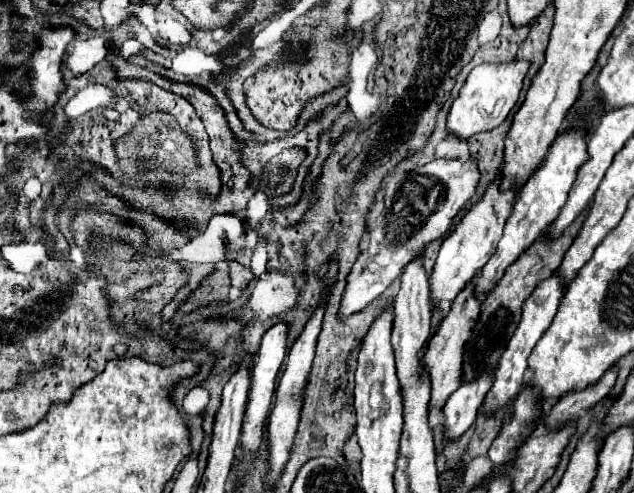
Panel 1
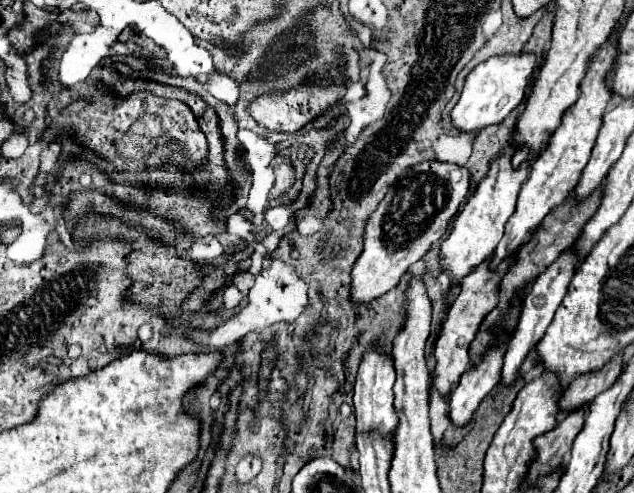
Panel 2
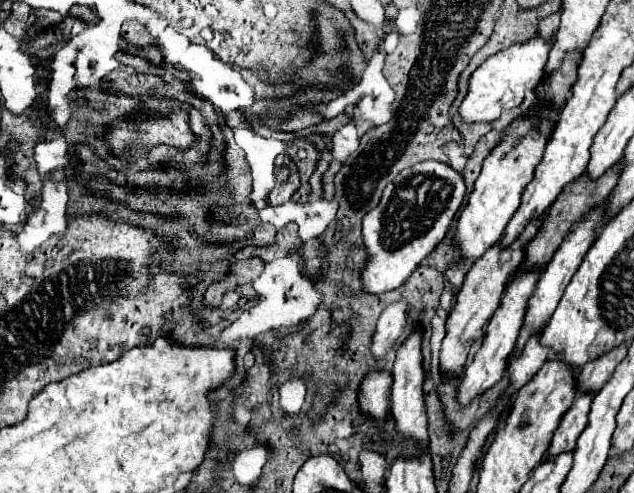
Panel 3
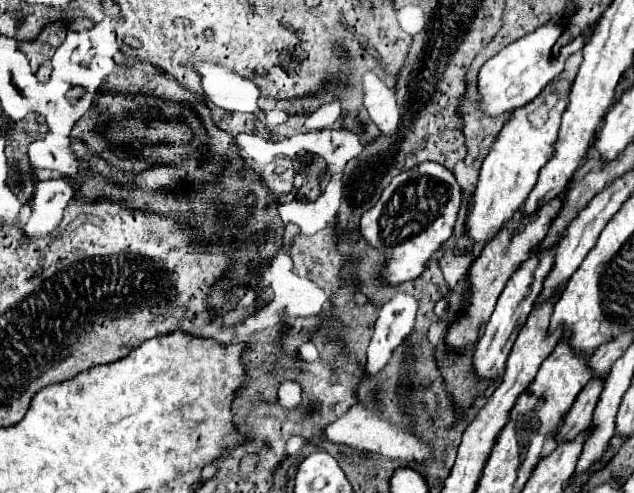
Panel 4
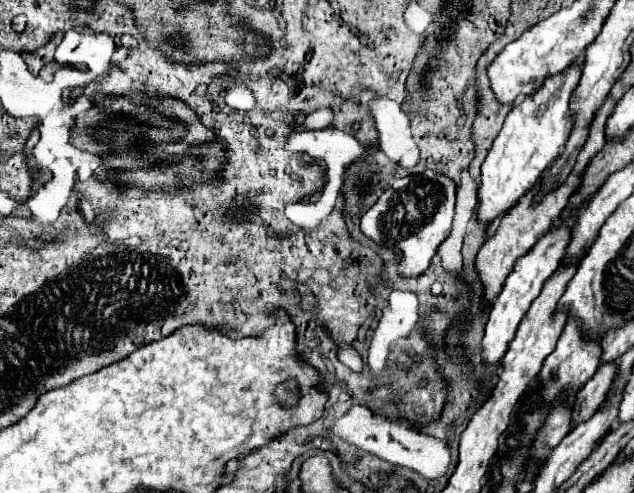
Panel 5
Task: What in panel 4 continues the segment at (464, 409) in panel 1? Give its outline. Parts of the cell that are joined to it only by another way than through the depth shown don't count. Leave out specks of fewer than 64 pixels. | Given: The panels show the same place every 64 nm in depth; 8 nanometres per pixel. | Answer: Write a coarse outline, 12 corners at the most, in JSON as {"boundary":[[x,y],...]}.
{"boundary":[[554,252],[532,254],[508,280],[472,364],[494,380],[532,312]]}

